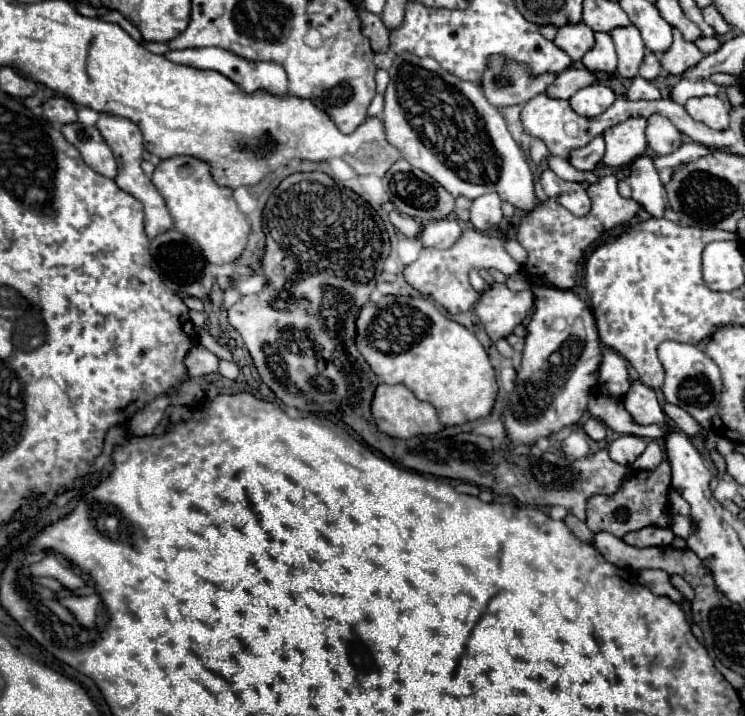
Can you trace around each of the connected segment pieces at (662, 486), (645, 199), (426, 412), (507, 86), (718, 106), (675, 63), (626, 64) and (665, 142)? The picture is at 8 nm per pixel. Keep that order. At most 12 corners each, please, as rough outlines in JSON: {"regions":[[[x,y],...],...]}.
{"regions":[[[667,462],[587,502],[587,526],[623,538],[669,526]],[[653,158],[631,164],[631,198],[661,218],[665,190]],[[379,384],[373,420],[385,434],[413,438],[443,428],[437,410],[403,384]],[[487,58],[481,90],[493,106],[525,104],[557,74]],[[719,96],[689,98],[685,110],[709,128],[729,126]],[[673,30],[661,66],[673,76],[695,66],[703,52]],[[635,26],[611,30],[617,72],[635,78],[645,46]],[[661,114],[647,118],[645,136],[657,156],[681,146],[679,130]]]}

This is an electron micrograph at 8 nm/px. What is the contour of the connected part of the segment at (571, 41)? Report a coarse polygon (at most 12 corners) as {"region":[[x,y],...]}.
{"region":[[585,22],[559,26],[553,42],[579,62],[593,46]]}

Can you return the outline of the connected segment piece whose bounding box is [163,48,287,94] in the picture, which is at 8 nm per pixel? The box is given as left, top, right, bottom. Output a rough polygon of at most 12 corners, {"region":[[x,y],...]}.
{"region":[[223,48],[163,54],[175,64],[217,70],[245,92],[287,94],[277,62],[255,62]]}

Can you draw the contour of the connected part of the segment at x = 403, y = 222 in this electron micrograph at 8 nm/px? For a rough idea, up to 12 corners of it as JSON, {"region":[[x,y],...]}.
{"region":[[397,210],[389,213],[390,222],[407,237],[416,237],[421,228]]}

